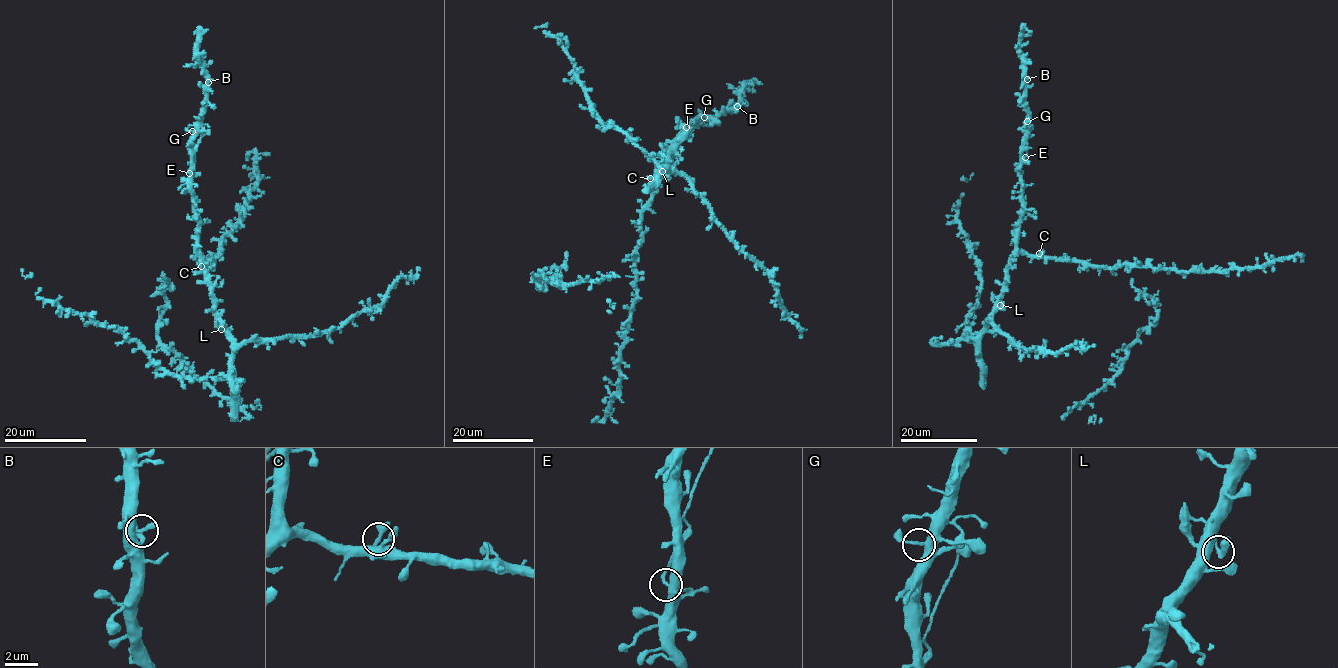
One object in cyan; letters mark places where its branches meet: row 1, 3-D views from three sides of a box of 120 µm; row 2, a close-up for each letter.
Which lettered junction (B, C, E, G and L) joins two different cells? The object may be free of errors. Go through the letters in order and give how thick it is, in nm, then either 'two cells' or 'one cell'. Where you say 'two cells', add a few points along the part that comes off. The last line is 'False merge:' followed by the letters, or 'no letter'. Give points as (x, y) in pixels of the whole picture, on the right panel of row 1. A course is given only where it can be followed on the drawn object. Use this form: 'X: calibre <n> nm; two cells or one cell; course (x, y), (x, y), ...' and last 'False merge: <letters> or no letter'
B: calibre 360 nm; one cell
C: calibre 320 nm; one cell
E: calibre 360 nm; two cells; course (1025, 157), (1026, 138), (1032, 125)
G: calibre 320 nm; one cell
L: calibre 320 nm; one cell
False merge: E

